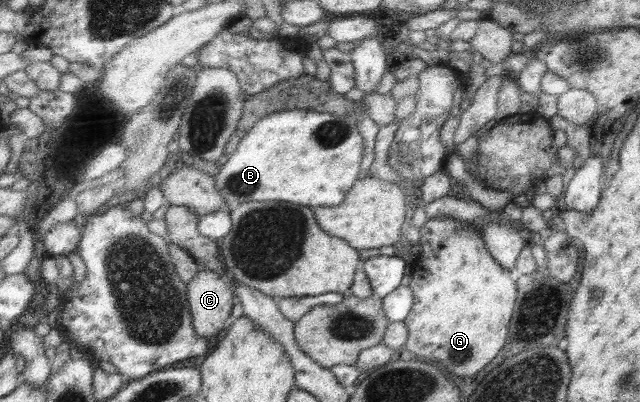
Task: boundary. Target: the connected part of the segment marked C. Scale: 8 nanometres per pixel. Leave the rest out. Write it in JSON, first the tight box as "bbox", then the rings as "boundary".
{"bbox":[186,269,236,340],"boundary":[[[199,269],[186,290],[193,331],[204,339],[217,340],[236,301],[230,278]]]}

